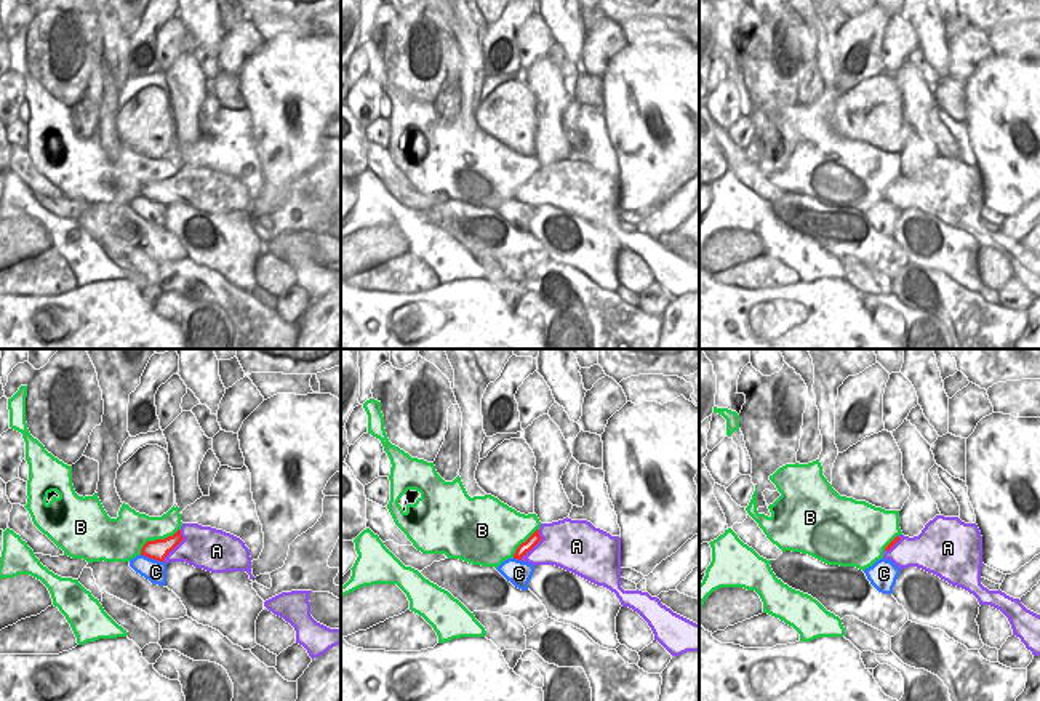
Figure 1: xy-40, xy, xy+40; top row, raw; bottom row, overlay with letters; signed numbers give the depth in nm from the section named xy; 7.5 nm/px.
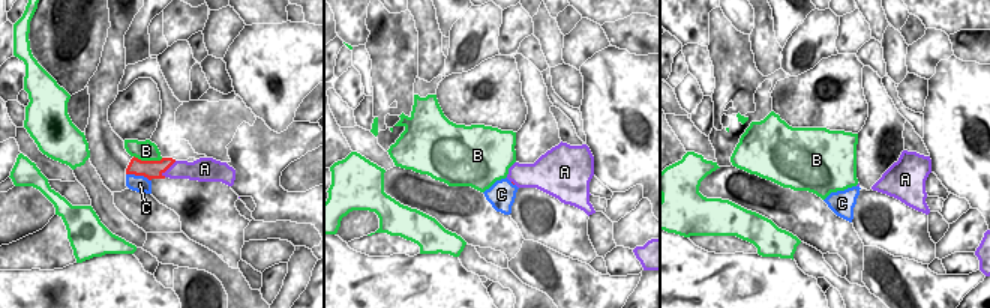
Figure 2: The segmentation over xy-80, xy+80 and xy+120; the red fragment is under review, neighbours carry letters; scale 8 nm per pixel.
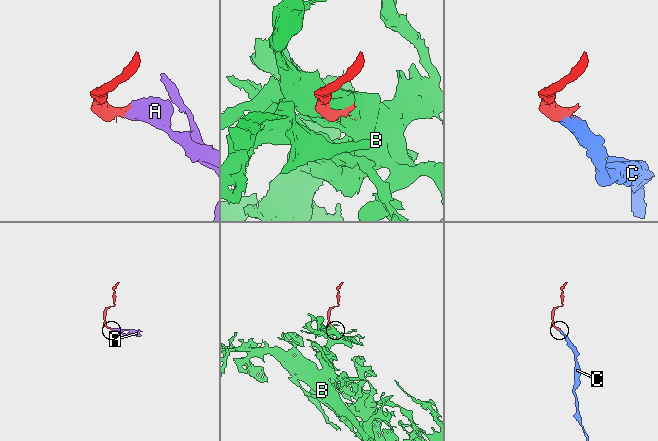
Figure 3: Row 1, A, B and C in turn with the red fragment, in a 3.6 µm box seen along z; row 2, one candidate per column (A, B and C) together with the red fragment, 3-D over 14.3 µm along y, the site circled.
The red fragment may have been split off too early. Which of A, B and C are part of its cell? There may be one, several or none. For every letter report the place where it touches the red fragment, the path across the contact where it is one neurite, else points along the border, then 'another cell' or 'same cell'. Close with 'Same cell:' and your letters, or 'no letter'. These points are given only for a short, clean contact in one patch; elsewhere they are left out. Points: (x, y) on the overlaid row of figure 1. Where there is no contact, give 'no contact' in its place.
A: xy-40 (176, 544) | along xy-40 (181, 530), (183, 540), (162, 560) | another cell
B: xy-40 (157, 540) | another cell
C: xy-40 (151, 557) | across xy-40 (157, 549), (151, 557), (151, 565), (156, 572) | same cell
Same cell: C

